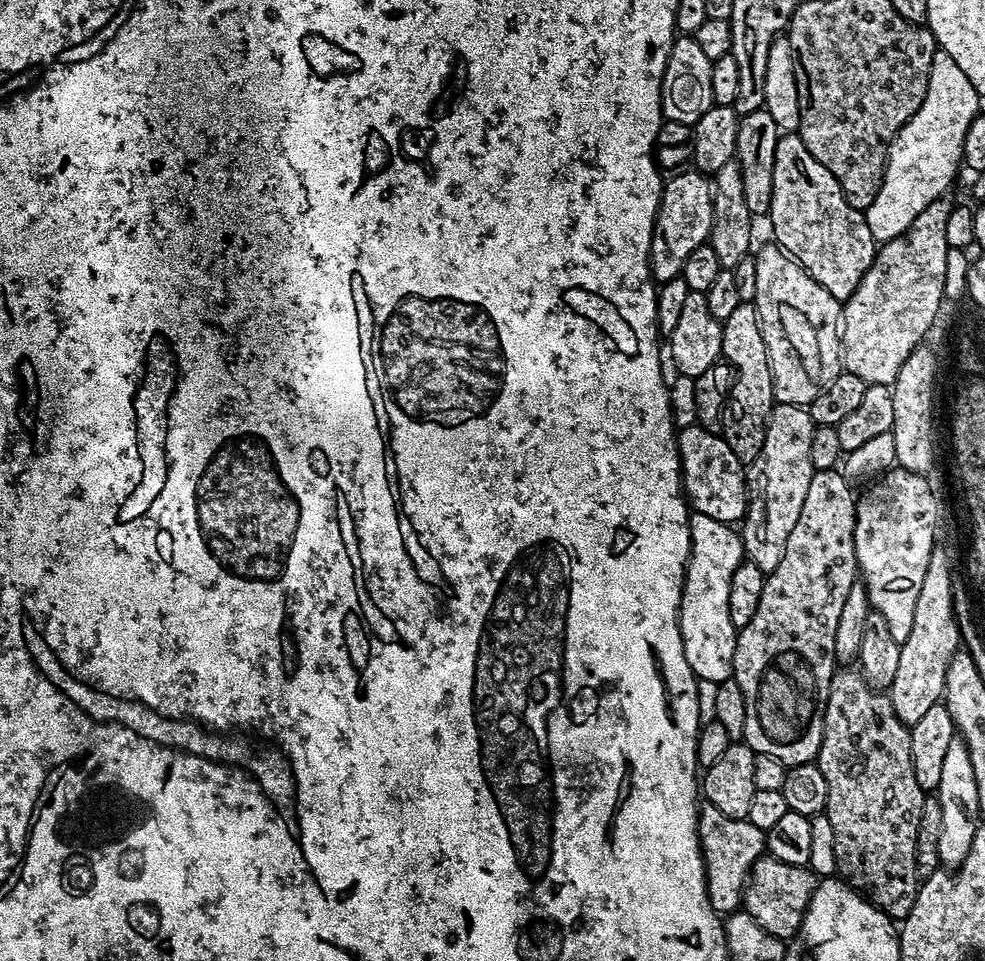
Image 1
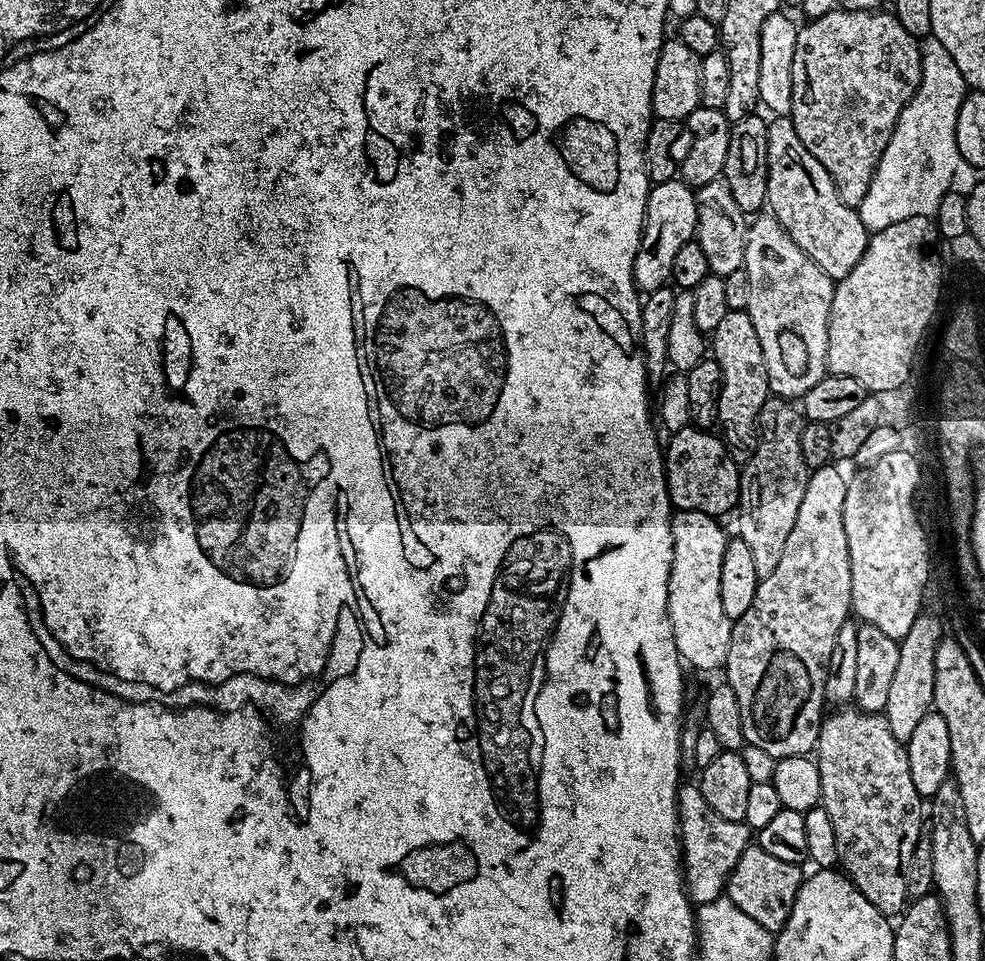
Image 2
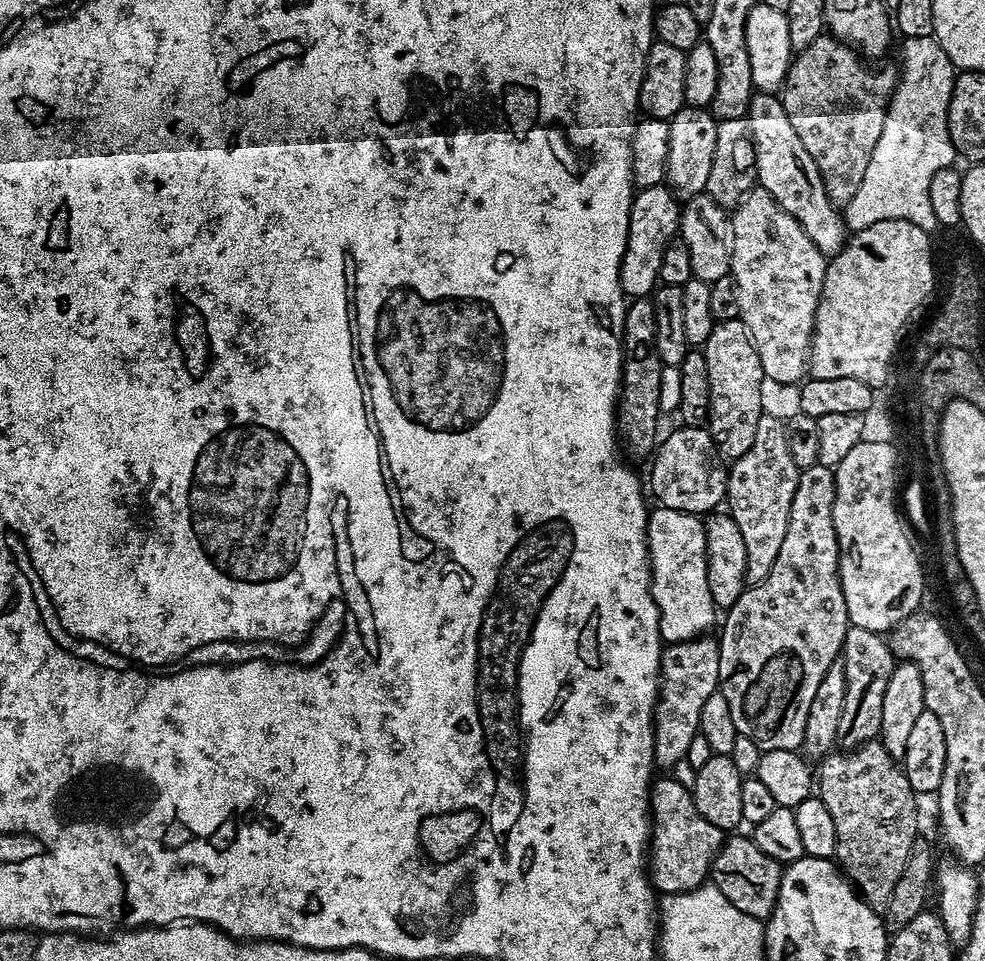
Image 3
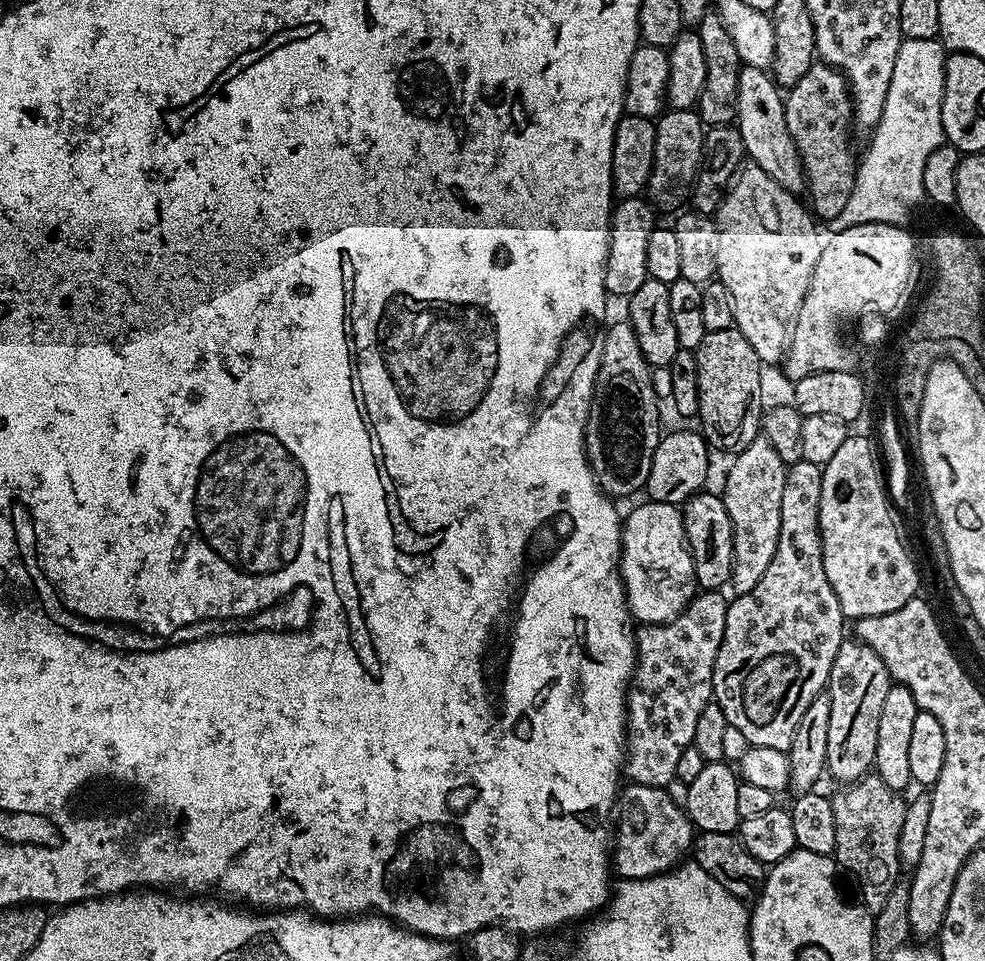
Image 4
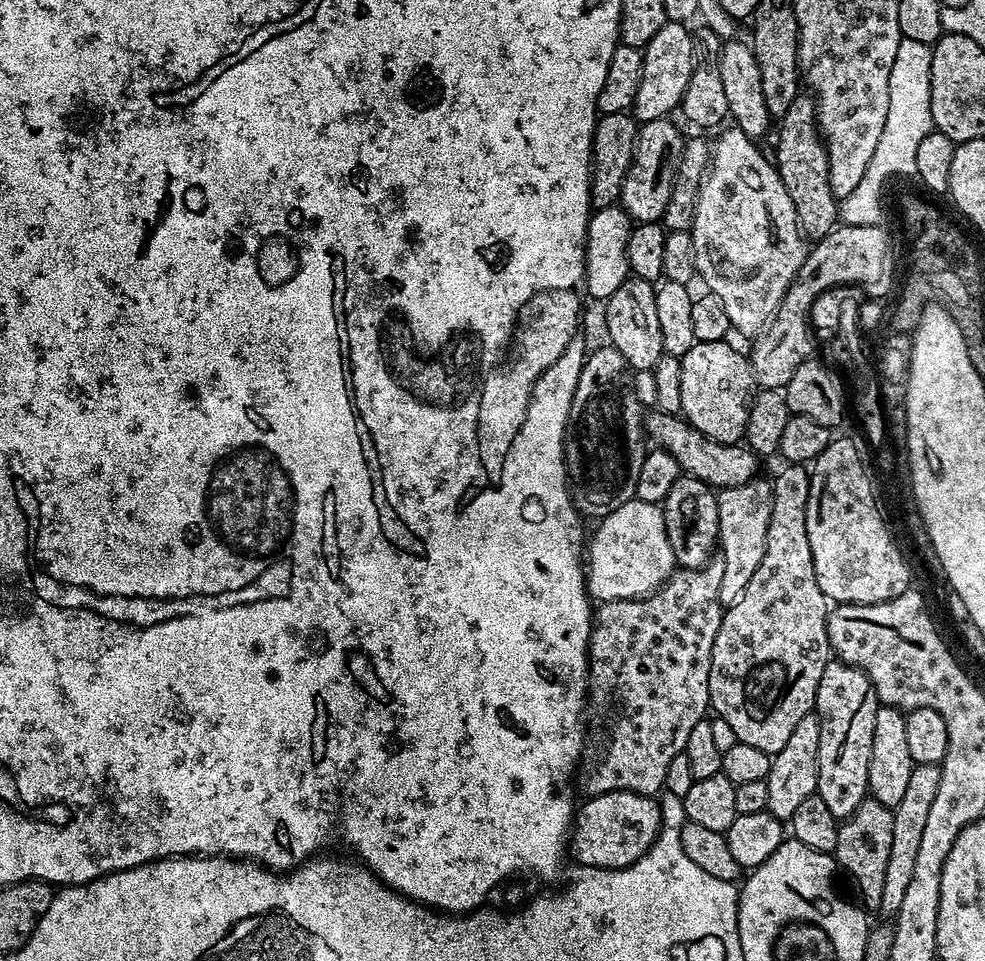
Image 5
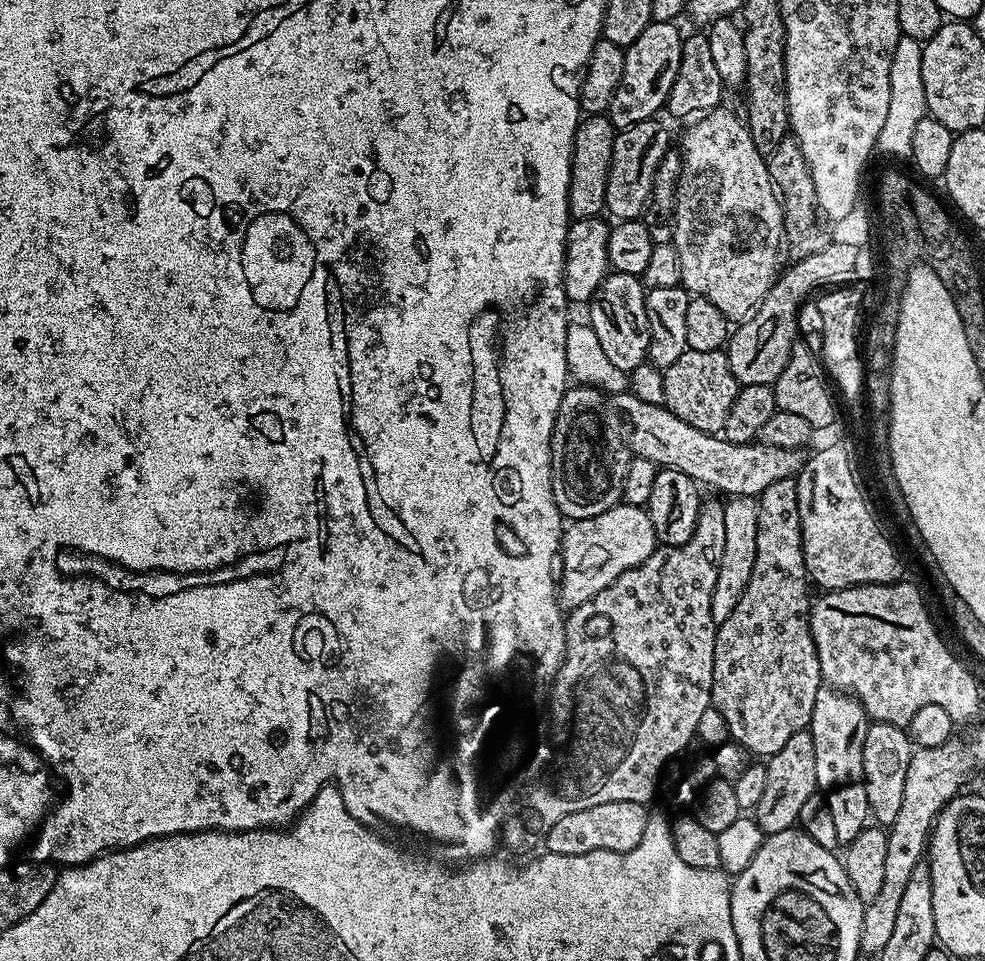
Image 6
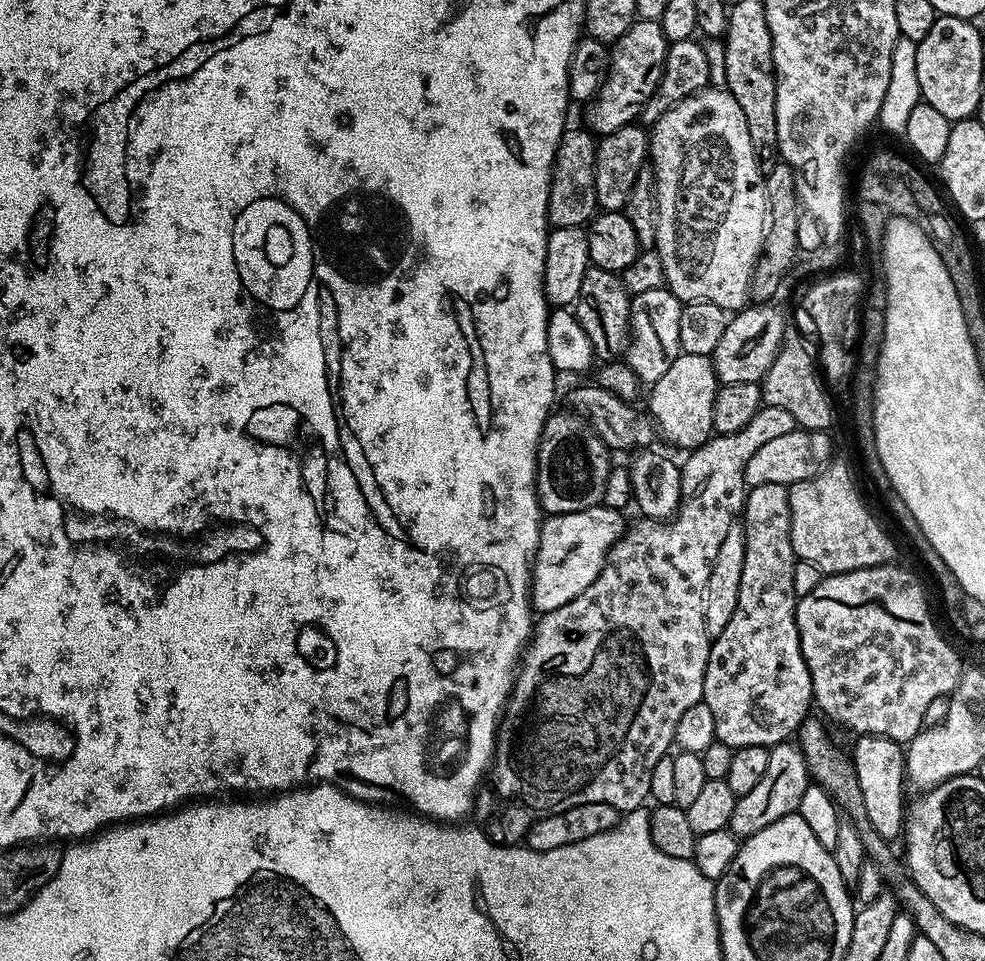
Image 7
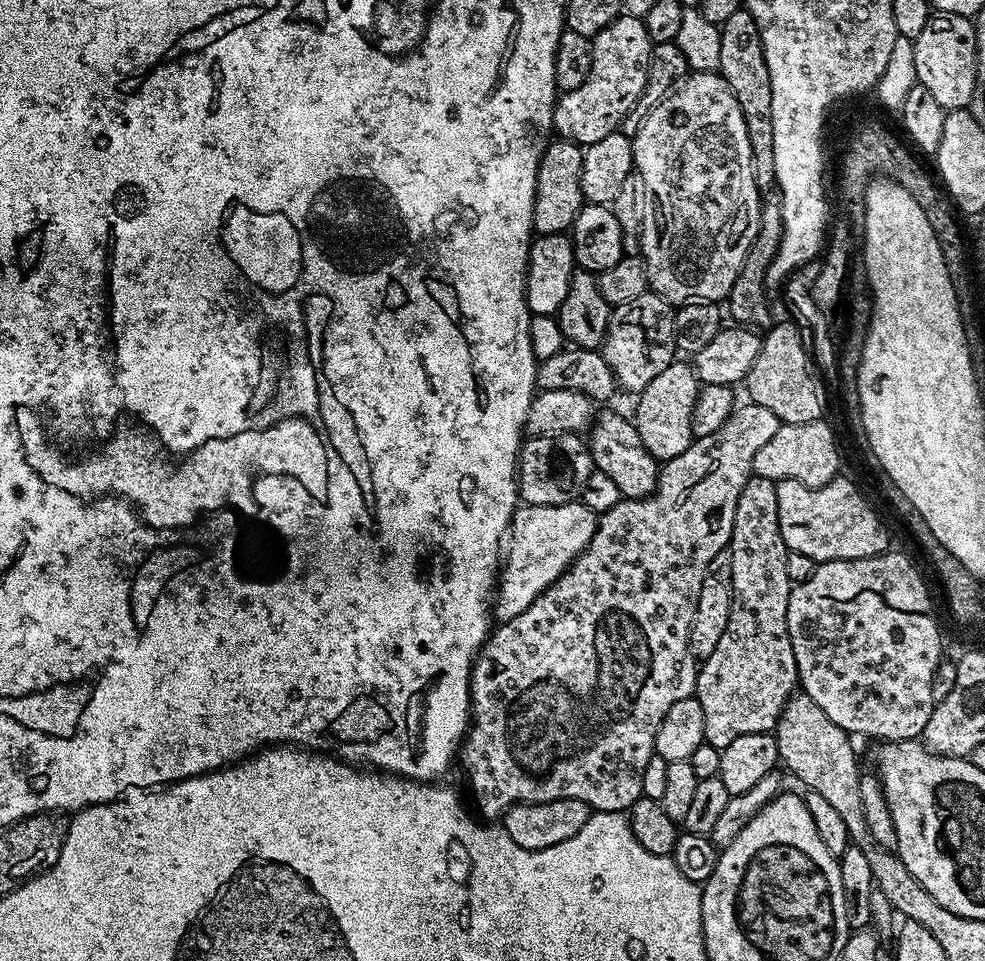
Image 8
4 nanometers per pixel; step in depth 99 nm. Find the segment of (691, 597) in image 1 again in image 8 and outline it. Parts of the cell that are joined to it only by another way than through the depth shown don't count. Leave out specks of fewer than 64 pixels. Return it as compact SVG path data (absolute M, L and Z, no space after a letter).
M580 500L558 506L524 504L517 507L506 540L506 555L498 572L495 619L503 622L518 618L534 598L543 594L582 555L590 538L594 538L597 519L597 513L590 511Z

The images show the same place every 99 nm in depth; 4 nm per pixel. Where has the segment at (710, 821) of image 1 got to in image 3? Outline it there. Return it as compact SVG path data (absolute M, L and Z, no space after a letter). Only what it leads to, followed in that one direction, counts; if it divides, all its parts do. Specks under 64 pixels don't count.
M671 778L653 779L650 785L650 843L646 867L657 893L673 896L701 888L709 879L712 863L726 839L725 829L706 822L694 806L692 789Z

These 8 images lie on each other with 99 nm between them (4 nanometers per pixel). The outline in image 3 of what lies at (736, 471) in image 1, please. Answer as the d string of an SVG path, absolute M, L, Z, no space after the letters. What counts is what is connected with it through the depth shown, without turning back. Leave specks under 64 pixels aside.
M679 426L668 437L659 441L658 447L655 449L654 455L651 457L652 463L652 488L650 484L650 492L656 495L655 503L662 508L669 508L670 510L678 510L679 512L695 512L697 514L708 514L713 510L719 509L725 503L728 494L728 468L725 461L722 459L720 452L716 448L716 443L712 441L712 435L708 433L707 427L701 426L698 428L690 428L687 426Z

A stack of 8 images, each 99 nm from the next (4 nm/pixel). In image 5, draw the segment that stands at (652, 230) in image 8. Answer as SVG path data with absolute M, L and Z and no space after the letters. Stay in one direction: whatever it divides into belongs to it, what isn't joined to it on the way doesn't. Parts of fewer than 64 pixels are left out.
M728 126L723 129L717 140L712 144L712 154L710 163L703 182L700 183L700 193L696 199L694 206L694 222L690 229L692 233L692 241L694 242L694 262L696 263L697 277L702 281L711 295L717 296L726 306L726 314L730 318L733 329L747 338L755 338L768 327L769 320L776 315L780 308L780 303L784 300L784 295L789 286L794 282L794 278L798 274L798 270L802 266L806 255L806 237L800 231L800 224L796 220L796 211L794 210L794 202L790 202L790 194L786 194L786 186L782 182L782 178L776 172L775 163L771 159L768 160L762 153L756 149L757 141L751 136L735 126Z

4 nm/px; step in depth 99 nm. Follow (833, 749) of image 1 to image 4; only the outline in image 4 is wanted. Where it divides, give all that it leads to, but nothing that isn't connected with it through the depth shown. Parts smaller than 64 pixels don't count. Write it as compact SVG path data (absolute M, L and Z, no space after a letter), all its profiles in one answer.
M869 774L853 784L841 787L837 796L831 797L834 810L834 859L860 883L864 895L863 907L875 913L882 910L890 890L901 879L902 865L898 854L898 838L902 834L902 822L906 818L908 804L905 797L895 792L882 778Z

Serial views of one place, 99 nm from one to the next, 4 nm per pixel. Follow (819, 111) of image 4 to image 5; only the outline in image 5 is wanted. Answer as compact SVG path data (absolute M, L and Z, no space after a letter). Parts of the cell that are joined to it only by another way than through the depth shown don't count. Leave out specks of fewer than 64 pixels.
M807 95L796 96L794 102L790 102L790 110L779 117L780 133L776 136L774 163L776 172L786 186L786 194L790 194L790 202L794 202L800 231L809 241L815 242L837 227L838 198L830 186L828 152L824 149L824 137L820 135L816 123L816 101Z

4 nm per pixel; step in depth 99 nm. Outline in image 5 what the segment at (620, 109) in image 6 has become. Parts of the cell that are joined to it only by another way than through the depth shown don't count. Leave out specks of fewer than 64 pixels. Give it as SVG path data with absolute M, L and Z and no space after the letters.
M684 22L666 23L642 49L644 54L642 82L638 82L638 94L631 107L637 121L662 120L671 117L672 111L675 108L677 111L683 105L694 63L692 36L688 33L688 27L689 25Z

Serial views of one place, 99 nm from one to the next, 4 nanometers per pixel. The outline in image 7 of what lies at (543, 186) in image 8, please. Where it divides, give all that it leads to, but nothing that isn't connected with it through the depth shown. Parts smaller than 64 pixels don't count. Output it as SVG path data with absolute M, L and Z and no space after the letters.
M565 127L552 163L552 181L548 195L548 222L552 228L562 226L584 228L592 217L597 215L596 191L594 190L597 143L597 137L587 127Z

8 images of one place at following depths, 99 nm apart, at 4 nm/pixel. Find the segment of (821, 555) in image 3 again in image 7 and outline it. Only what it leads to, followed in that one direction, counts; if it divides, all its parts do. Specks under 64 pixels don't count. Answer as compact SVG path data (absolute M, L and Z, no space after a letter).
M754 485L747 489L742 513L746 538L746 562L742 562L742 586L738 586L738 606L726 630L712 640L704 679L703 703L714 714L716 738L734 750L746 746L771 749L773 744L791 741L801 724L809 719L808 707L813 707L812 683L796 625L796 567L798 561L790 542L790 506L788 485Z

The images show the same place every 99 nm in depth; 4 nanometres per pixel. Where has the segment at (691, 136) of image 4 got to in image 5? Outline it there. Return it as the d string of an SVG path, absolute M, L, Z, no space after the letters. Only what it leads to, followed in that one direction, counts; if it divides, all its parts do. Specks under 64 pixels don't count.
M675 119L645 120L639 125L636 133L636 145L632 155L632 165L622 182L622 190L618 201L619 207L636 224L655 224L663 221L666 202L670 202L670 190L674 186L676 167L680 161L680 155L684 149L685 133L680 133L680 128L675 124Z

